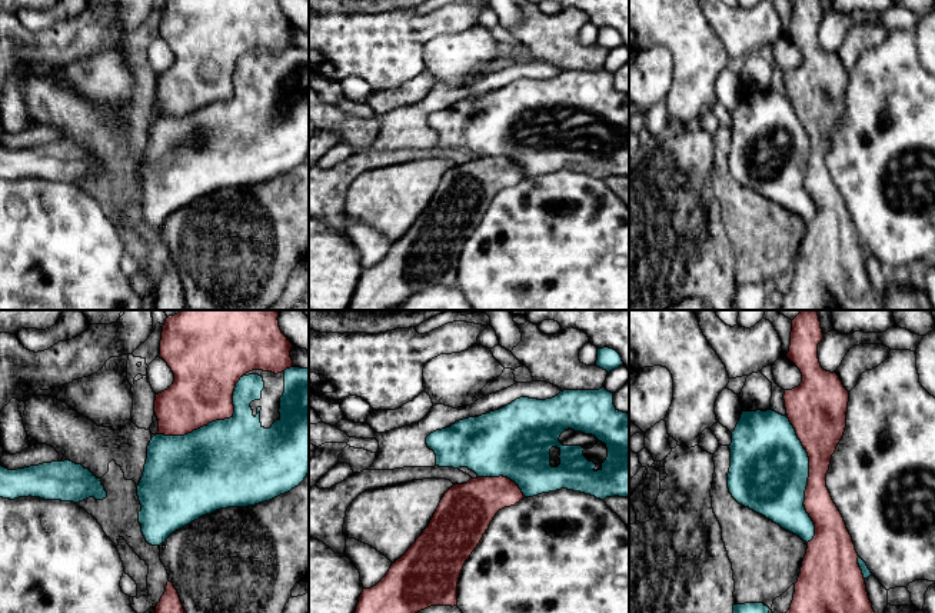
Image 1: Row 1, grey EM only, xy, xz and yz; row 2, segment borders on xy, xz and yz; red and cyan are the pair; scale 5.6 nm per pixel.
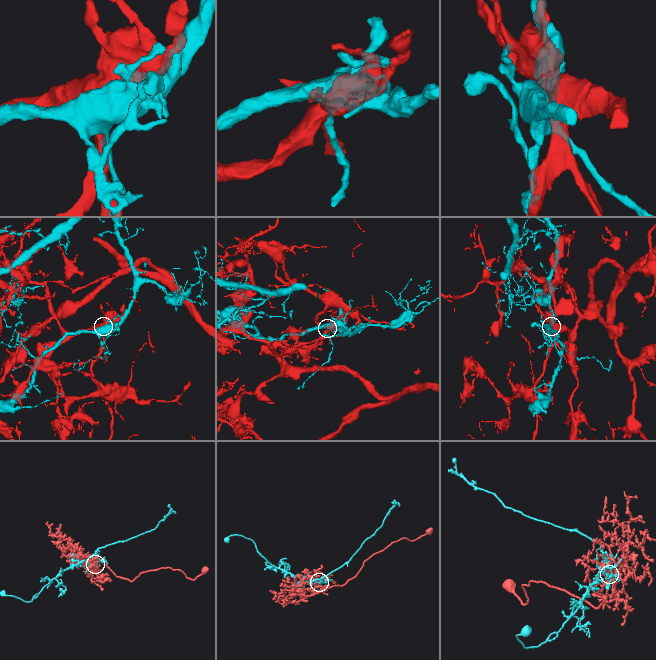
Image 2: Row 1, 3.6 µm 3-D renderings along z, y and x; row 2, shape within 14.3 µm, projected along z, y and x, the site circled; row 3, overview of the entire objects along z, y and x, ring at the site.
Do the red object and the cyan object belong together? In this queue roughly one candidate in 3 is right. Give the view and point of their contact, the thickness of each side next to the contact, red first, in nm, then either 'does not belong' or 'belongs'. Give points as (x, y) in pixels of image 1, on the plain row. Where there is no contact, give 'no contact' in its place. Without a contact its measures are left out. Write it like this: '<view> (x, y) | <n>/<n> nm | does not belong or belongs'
yz (808, 160) | 220/440 nm | does not belong

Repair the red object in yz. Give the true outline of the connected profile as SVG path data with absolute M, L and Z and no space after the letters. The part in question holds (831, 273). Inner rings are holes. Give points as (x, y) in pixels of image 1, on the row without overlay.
M792 0L786 37L801 50L802 63L785 70L783 80L788 99L809 137L803 186L815 204L815 216L808 221L793 280L779 304L781 310L881 310L858 244L855 224L826 167L831 139L846 107L849 71L836 53L821 47L818 24L822 19L819 0Z

